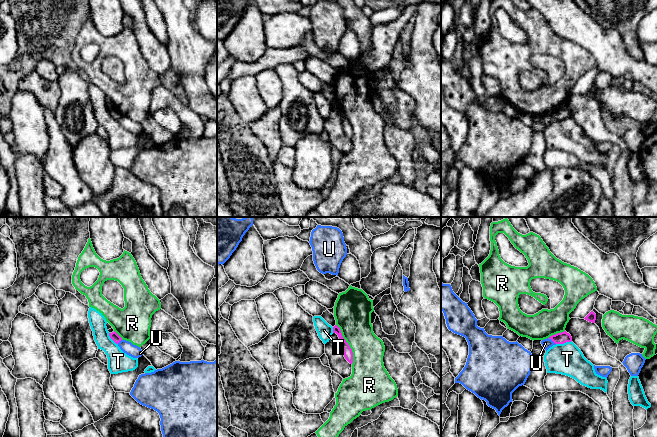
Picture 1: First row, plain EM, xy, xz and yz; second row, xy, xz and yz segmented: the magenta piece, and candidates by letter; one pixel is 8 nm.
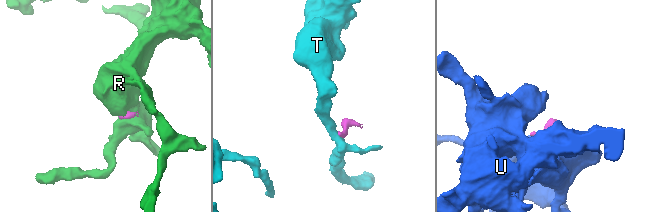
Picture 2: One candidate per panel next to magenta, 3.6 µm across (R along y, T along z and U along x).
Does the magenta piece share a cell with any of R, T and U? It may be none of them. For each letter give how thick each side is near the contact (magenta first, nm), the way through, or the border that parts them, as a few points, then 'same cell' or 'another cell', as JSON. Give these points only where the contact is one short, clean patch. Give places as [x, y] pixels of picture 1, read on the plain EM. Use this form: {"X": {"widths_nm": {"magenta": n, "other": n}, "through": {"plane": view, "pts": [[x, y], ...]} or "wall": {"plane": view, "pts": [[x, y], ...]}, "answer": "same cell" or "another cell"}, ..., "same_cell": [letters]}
{"R": {"widths_nm": {"magenta": 80, "other": 280}, "answer": "another cell"}, "T": {"widths_nm": {"magenta": 100, "other": 260}, "wall": {"plane": "yz", "pts": [[571, 116], [556, 120]]}, "answer": "another cell"}, "U": {"widths_nm": {"magenta": 100, "other": 80}, "wall": {"plane": "yz", "pts": [[548, 114], [555, 120]]}, "answer": "another cell"}, "same_cell": []}

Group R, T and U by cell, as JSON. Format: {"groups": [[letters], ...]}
{"groups": [["R"], ["T"], ["U"]]}

